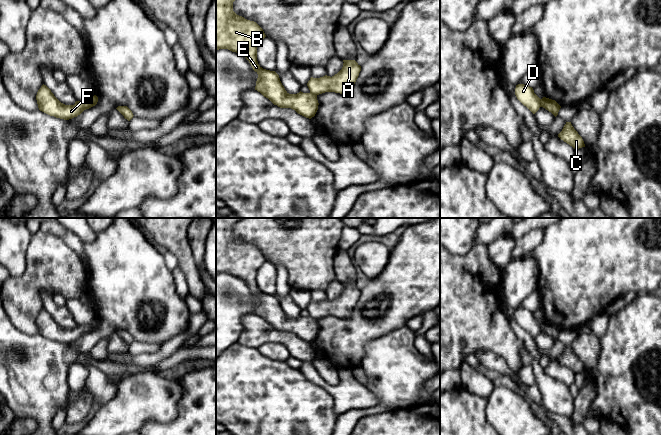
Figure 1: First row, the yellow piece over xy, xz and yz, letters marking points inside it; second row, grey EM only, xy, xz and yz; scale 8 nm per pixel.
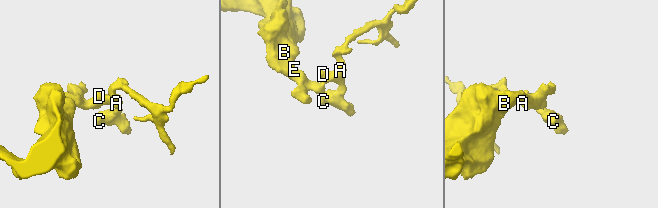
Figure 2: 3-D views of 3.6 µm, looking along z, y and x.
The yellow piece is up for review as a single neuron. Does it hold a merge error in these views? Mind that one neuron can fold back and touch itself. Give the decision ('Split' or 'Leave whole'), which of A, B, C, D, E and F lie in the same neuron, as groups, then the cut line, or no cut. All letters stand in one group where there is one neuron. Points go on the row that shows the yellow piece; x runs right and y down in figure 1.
Split. Groups: A C D / B E F. Split along yz (541, 99), (539, 106)

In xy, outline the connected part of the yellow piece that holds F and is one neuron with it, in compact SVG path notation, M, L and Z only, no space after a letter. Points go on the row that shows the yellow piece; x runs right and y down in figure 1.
M42 85L36 95L40 111L56 118L69 120L80 115L84 110L92 107L92 100L76 101L74 105L61 103L46 86Z

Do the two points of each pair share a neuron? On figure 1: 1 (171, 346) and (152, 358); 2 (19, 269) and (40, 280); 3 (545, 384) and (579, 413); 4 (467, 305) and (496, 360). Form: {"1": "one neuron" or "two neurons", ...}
{"1": "one neuron", "2": "two neurons", "3": "two neurons", "4": "two neurons"}

